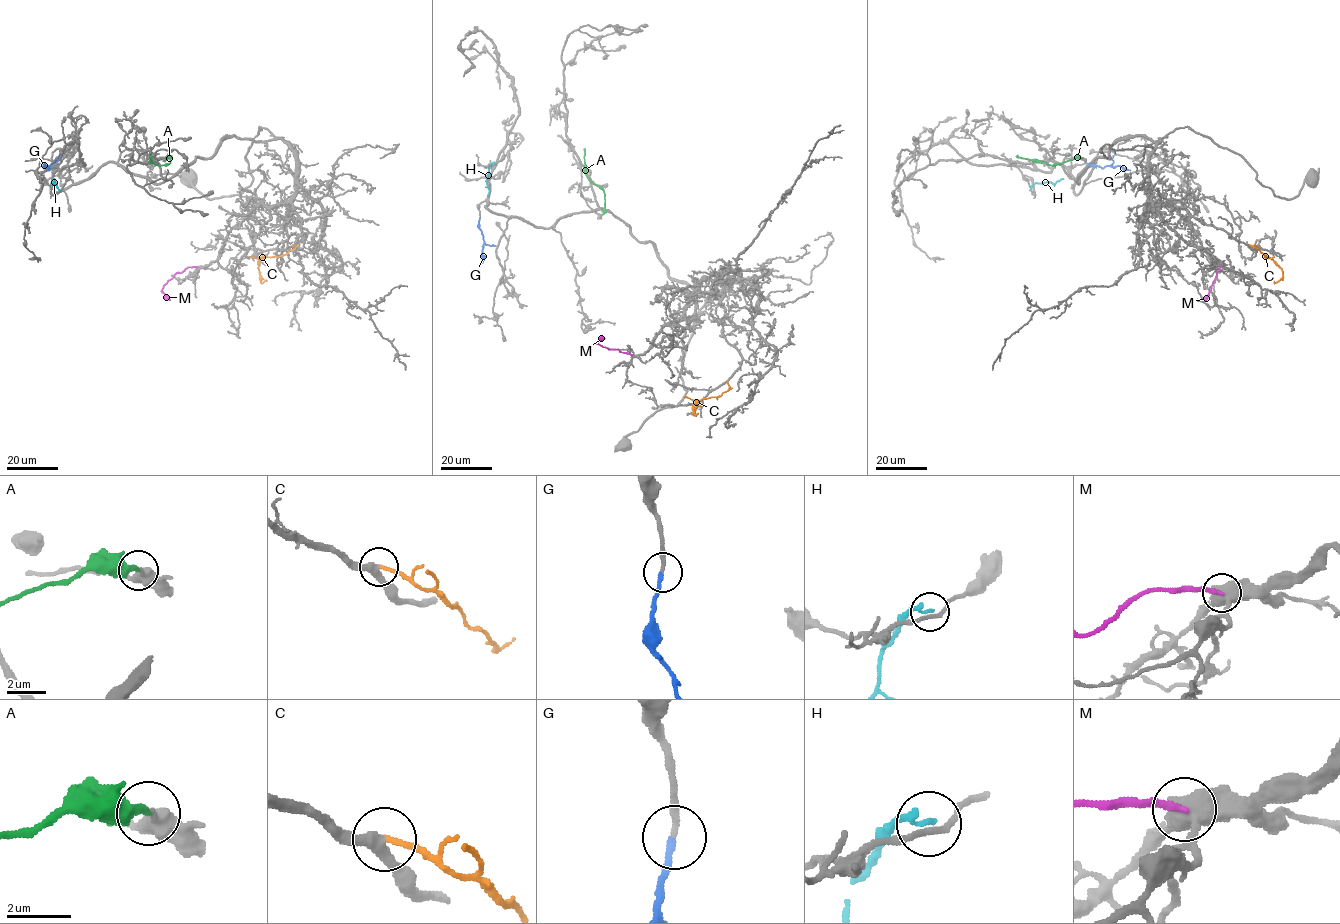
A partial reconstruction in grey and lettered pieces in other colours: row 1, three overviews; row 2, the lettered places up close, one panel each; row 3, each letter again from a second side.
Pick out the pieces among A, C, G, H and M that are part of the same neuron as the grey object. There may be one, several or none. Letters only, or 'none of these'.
G

